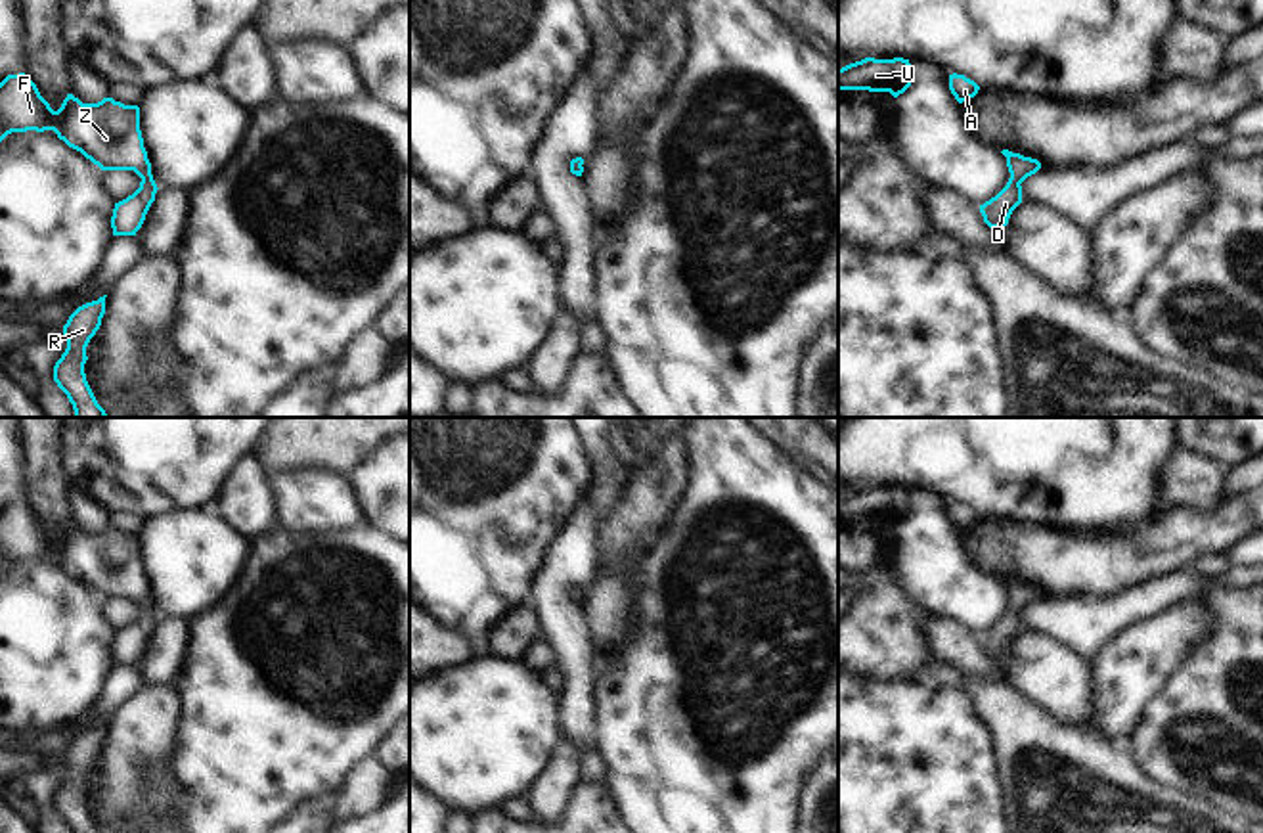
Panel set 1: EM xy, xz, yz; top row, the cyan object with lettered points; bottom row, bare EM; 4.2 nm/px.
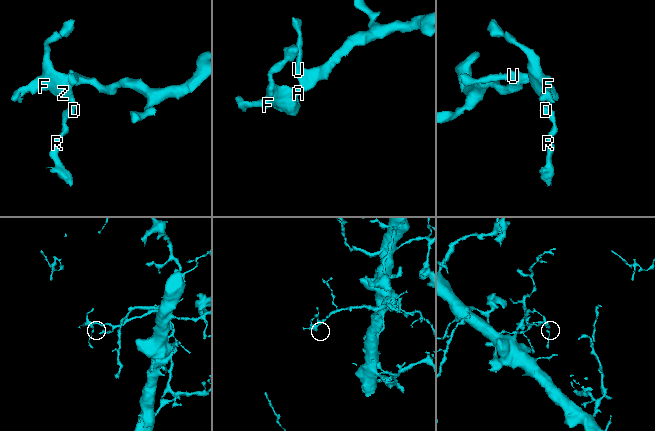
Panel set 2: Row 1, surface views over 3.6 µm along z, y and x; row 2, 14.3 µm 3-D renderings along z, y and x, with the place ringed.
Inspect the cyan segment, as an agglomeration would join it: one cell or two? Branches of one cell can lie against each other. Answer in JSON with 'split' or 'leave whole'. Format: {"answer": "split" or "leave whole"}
{"answer": "leave whole"}

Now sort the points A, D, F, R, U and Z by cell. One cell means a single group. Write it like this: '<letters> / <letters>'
A D F R U Z

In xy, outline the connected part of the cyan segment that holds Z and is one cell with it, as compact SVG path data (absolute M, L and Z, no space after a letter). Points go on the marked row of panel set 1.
M25 73L8 75L0 82L0 142L27 130L54 130L101 170L134 170L142 178L140 188L115 203L111 228L113 236L136 236L159 190L144 147L138 105L113 98L82 103L67 94L54 111Z

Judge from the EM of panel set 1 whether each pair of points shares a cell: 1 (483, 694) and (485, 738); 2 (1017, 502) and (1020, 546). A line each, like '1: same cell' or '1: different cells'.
1: same cell
2: different cells

